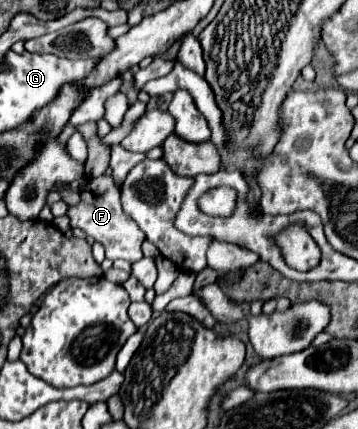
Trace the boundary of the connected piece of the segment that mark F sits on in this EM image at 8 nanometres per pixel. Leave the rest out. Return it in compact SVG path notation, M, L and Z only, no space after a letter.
M106 175L92 177L86 183L86 187L82 189L82 201L76 207L68 209L68 217L70 217L72 227L84 229L86 235L90 235L94 241L104 245L108 259L112 259L112 261L126 259L130 263L136 263L142 259L140 245L144 241L144 233L142 233L142 229L138 229L138 223L122 211L120 187L114 185L112 177L106 177Z

